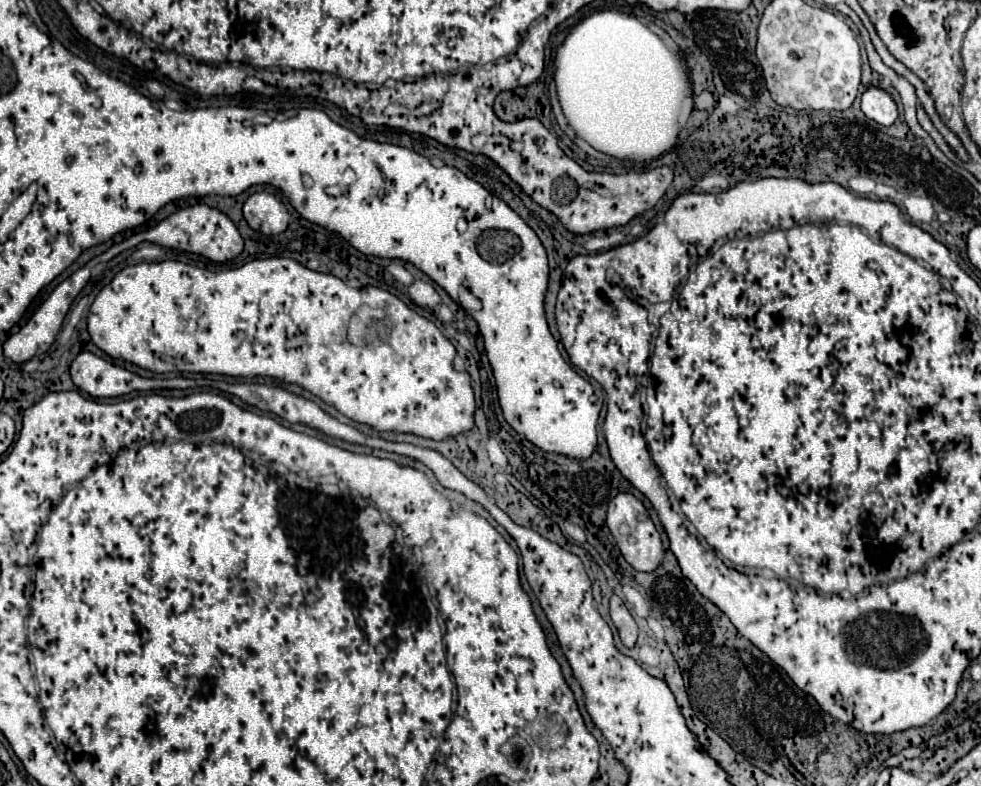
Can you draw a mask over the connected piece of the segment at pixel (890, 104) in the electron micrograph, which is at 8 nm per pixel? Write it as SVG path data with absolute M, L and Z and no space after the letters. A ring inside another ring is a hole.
M867 88L861 96L861 110L869 120L881 126L891 126L897 120L897 106L893 98L881 88Z

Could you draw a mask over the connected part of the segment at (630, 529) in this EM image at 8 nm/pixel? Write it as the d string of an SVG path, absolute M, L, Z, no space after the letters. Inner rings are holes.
M629 492L617 494L611 502L609 502L609 510L607 510L607 528L611 526L611 534L623 554L623 558L639 572L653 572L661 560L663 560L663 544L661 544L661 536L655 528L655 524L651 522L645 506Z

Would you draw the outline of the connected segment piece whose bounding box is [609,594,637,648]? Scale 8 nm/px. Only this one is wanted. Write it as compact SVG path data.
M611 596L611 606L609 606L609 612L611 612L611 620L619 632L619 638L621 642L627 646L627 648L633 648L635 642L637 642L637 624L633 620L633 616L629 614L629 610L625 608L625 604L621 602L619 596Z

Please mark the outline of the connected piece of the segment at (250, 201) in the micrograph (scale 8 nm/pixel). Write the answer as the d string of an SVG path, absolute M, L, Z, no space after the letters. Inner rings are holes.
M266 191L251 194L243 204L243 216L247 224L261 234L281 234L289 224L289 212L285 204Z

